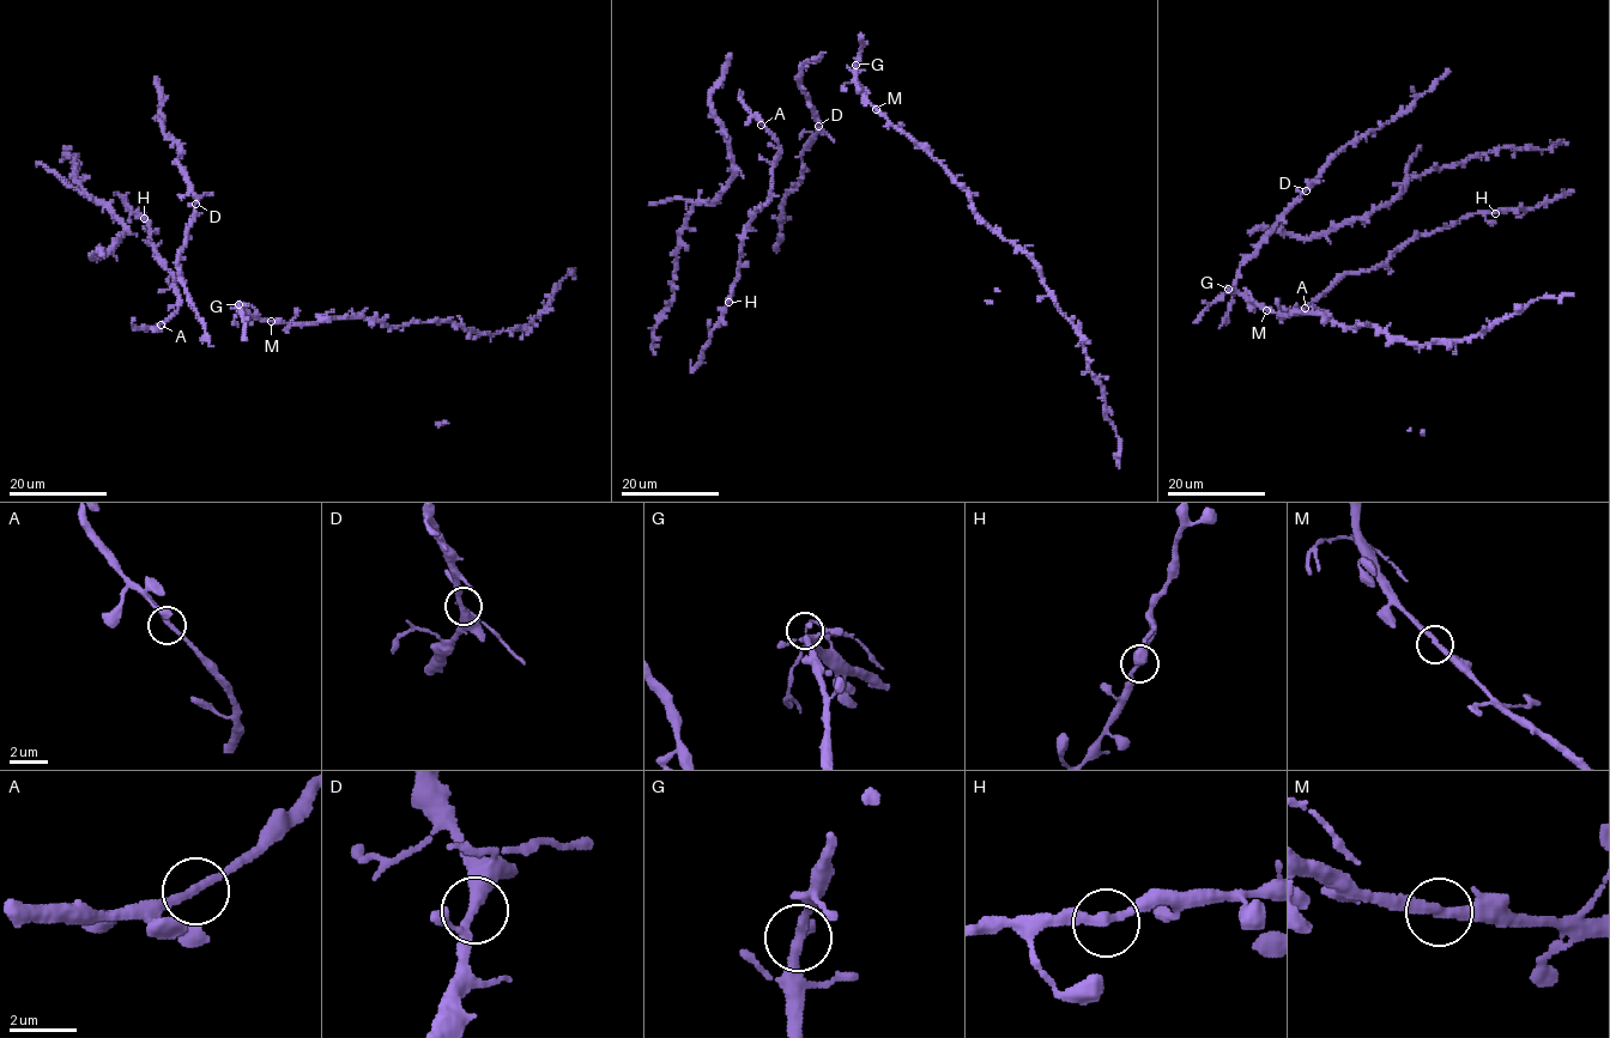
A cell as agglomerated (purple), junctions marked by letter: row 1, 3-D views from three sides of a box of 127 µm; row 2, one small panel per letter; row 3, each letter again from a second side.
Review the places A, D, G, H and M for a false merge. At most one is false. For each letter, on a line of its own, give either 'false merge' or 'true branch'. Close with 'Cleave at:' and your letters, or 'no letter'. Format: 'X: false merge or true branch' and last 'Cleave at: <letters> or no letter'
A: true branch
D: true branch
G: true branch
H: true branch
M: true branch
Cleave at: no letter

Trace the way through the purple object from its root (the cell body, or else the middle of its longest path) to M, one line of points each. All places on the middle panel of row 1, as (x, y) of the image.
M: (847, 66), (859, 89), (876, 109)

